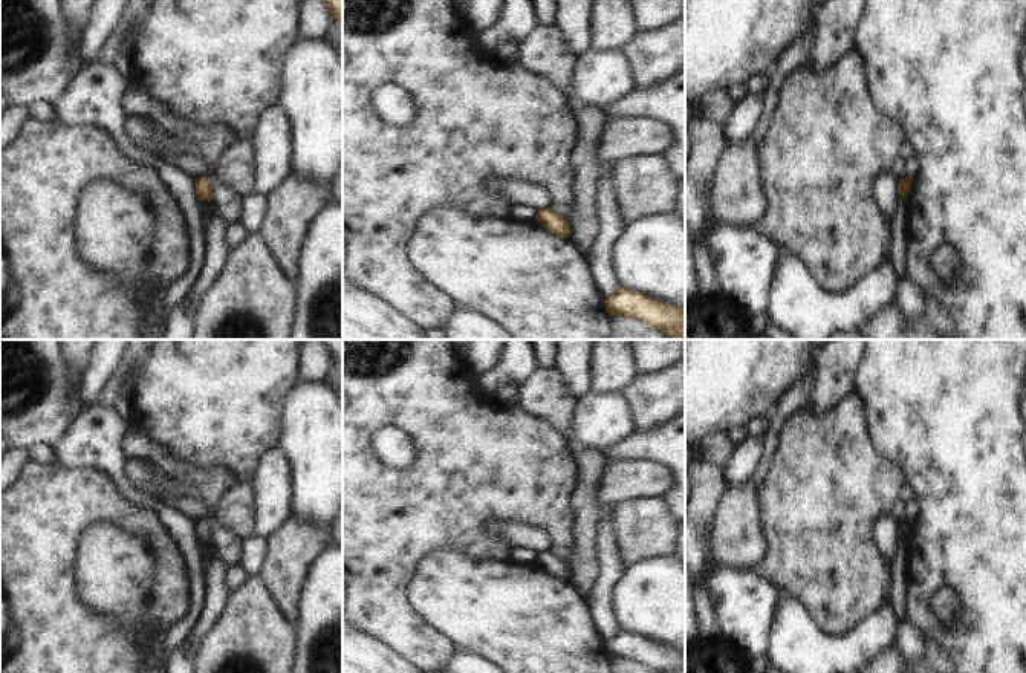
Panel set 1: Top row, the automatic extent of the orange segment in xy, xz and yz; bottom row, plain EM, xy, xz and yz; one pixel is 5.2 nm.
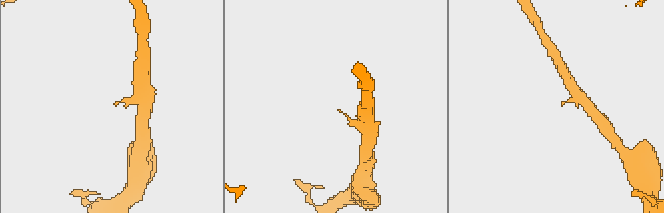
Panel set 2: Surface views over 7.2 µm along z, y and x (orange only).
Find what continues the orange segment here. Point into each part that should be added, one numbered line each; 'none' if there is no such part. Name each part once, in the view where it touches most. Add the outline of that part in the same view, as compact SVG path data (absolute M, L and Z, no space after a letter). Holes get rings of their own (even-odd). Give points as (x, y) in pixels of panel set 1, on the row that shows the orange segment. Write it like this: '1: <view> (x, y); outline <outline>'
none

